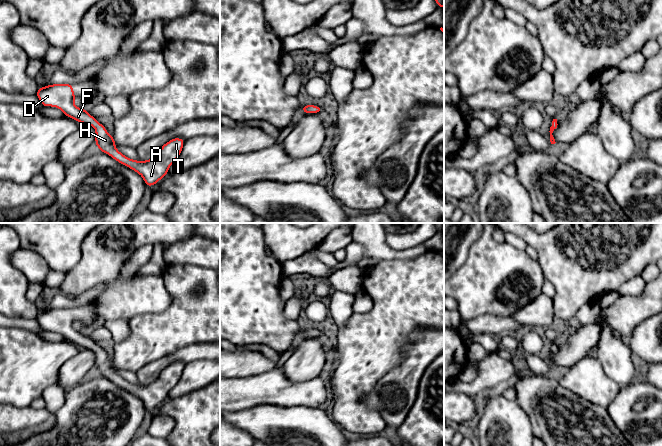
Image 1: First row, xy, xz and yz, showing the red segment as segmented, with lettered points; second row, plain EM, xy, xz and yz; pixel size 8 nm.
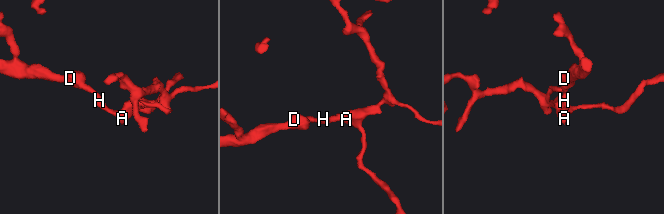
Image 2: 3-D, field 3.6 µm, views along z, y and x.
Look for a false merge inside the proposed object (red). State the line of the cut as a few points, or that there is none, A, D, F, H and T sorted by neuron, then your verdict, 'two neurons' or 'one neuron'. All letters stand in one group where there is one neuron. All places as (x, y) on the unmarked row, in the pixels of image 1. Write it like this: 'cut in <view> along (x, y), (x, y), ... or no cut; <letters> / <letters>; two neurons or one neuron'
no cut; A D F H T; one neuron

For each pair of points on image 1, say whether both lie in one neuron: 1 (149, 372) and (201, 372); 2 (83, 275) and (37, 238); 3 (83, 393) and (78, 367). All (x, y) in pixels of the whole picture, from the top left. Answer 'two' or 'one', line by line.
1: two
2: two
3: two

